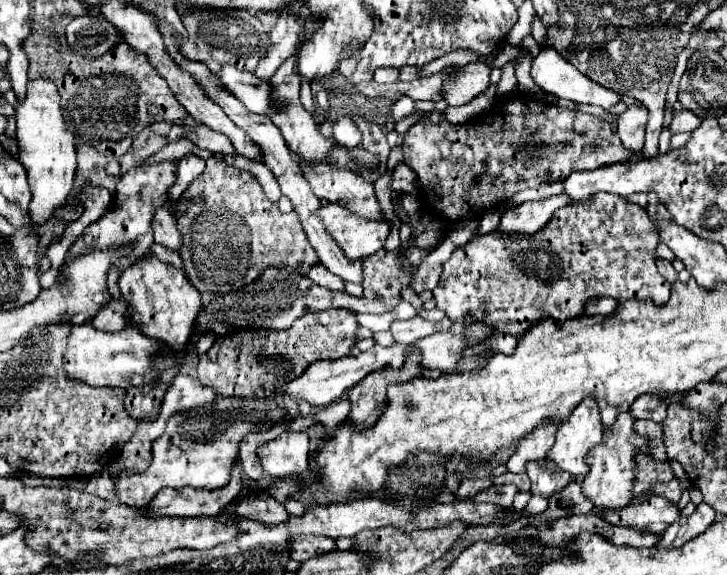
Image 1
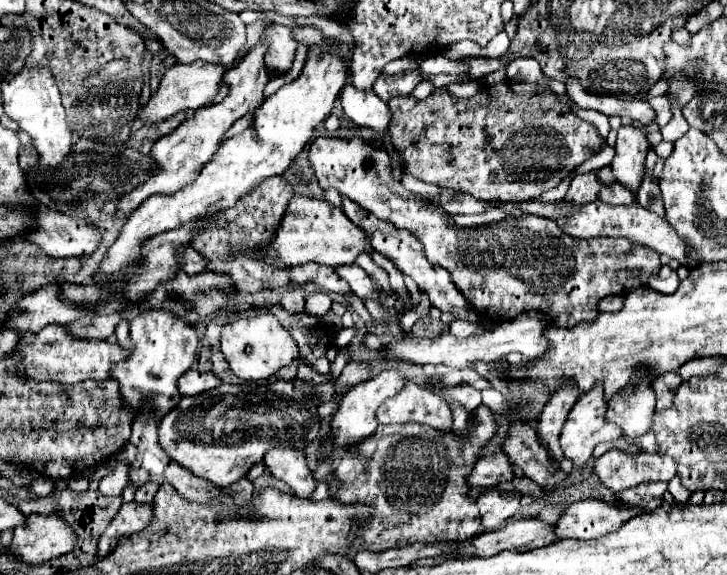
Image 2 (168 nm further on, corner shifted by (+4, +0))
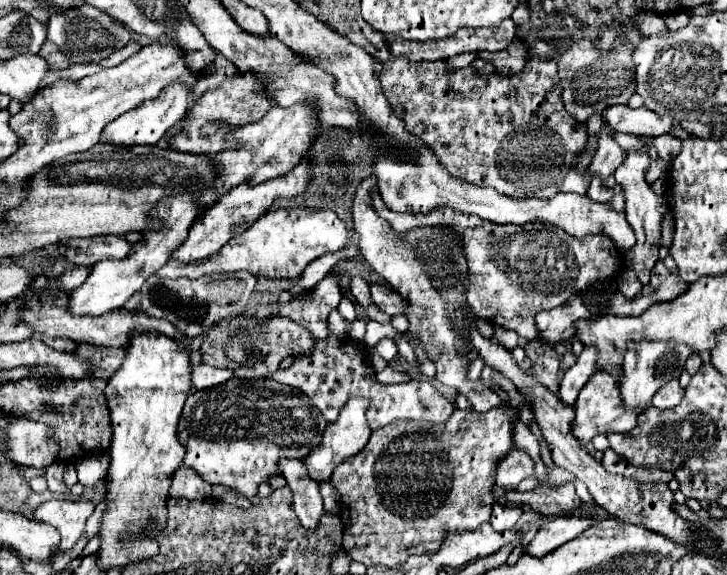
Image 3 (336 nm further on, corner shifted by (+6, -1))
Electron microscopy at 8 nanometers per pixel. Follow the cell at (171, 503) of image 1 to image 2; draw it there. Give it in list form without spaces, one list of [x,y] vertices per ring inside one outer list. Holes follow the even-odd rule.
[[[135,501],[123,503],[121,511],[111,521],[111,525],[105,529],[105,533],[101,535],[97,543],[97,559],[105,559],[107,555],[111,555],[119,539],[129,537],[137,531],[143,531],[147,523],[151,523],[151,507],[141,507]]]

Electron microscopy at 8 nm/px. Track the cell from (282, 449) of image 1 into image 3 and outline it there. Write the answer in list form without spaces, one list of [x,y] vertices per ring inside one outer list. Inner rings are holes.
[[[279,460],[279,472],[287,480],[287,486],[293,492],[293,510],[307,530],[315,530],[323,510],[323,500],[319,494],[319,484],[309,480],[301,460]]]

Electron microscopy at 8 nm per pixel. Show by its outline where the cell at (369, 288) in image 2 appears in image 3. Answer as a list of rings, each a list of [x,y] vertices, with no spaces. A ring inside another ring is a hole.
[[[369,282],[369,292],[371,292],[371,298],[373,298],[373,304],[375,304],[381,312],[387,312],[389,316],[395,316],[395,314],[403,314],[403,312],[405,312],[407,300],[403,300],[403,298],[401,298],[395,290],[391,290],[389,286],[379,284],[379,282]]]

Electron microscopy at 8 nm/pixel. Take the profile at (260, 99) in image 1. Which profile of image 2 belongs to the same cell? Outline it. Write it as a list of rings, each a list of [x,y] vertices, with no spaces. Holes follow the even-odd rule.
[[[195,61],[191,65],[175,65],[165,71],[159,89],[149,97],[143,111],[139,113],[141,123],[159,123],[167,121],[173,115],[181,111],[195,111],[199,107],[205,107],[205,103],[215,103],[219,99],[219,91],[223,91],[223,75],[225,67],[221,65],[209,65],[203,61]]]

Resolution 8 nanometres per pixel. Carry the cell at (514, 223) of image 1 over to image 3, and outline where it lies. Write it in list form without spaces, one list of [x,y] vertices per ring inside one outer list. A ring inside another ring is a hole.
[[[603,122],[601,130],[601,140],[599,140],[599,150],[593,158],[593,162],[587,168],[589,176],[601,176],[609,178],[617,170],[617,166],[623,162],[625,150],[621,150],[613,140],[611,140],[611,128]]]

